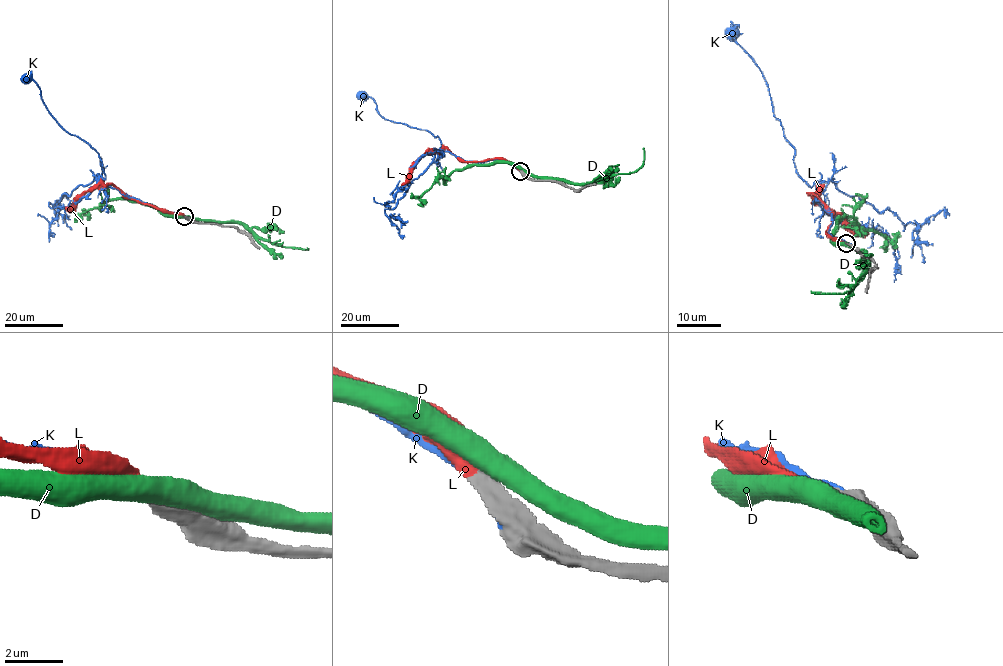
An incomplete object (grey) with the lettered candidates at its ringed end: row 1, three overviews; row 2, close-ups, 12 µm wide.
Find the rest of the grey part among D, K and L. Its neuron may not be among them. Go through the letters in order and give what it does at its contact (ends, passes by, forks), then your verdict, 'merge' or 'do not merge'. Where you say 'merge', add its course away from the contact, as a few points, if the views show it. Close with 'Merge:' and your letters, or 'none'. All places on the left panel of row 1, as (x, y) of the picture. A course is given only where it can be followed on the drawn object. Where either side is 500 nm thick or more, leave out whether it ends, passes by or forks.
D: do not merge
K: do not merge
L: it ends there; merge; it runs (185, 216), (128, 199), (111, 183), (95, 185), (70, 209), (65, 207)
Merge: L

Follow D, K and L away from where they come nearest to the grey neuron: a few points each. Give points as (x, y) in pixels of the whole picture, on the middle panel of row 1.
D: (522, 171), (591, 183), (609, 176), (636, 172), (644, 160), (643, 148)
K: (522, 174), (498, 159), (466, 161), (433, 152), (438, 136), (385, 119), (371, 97), (361, 96)
L: (521, 171), (498, 159), (461, 161), (447, 148), (431, 150), (419, 160), (401, 185)

